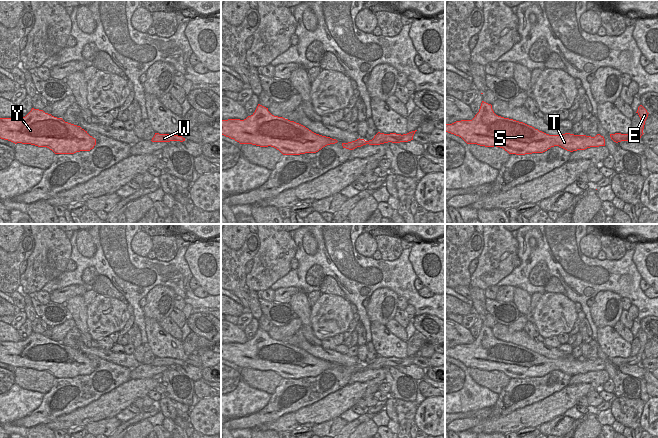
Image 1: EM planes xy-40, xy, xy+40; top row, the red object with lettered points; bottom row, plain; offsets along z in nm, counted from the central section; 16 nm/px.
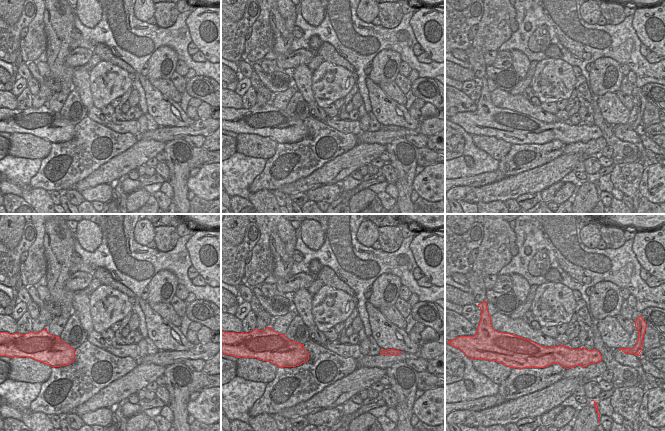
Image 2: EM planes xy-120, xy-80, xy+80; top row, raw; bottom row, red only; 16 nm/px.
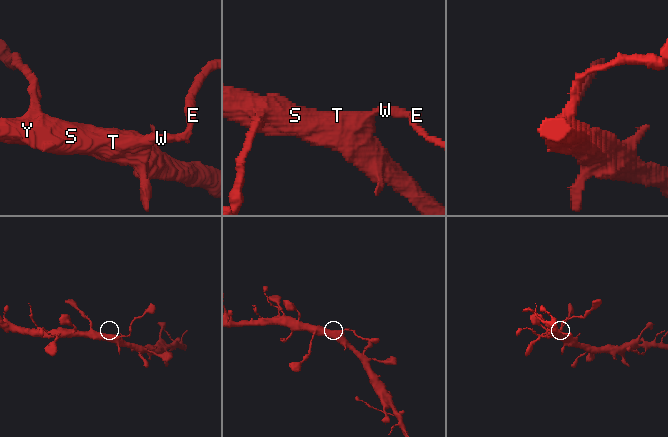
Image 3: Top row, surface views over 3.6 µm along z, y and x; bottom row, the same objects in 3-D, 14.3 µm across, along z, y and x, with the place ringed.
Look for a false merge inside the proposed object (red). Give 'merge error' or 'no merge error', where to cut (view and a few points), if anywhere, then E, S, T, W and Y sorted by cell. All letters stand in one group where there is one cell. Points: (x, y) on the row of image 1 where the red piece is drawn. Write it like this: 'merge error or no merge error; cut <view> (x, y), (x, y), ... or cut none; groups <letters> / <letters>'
merge error; cut xy (376, 134), (381, 141), (385, 142); groups E W / S T Y

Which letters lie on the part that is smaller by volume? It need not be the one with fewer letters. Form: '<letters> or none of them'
E, W

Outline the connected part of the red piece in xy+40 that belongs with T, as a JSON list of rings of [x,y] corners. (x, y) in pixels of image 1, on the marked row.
[[[484,101],[472,120],[445,123],[445,131],[461,137],[467,144],[496,146],[516,155],[543,153],[554,146],[570,152],[605,146],[600,134],[595,137],[570,133],[549,135],[523,122],[496,115],[492,105]]]

